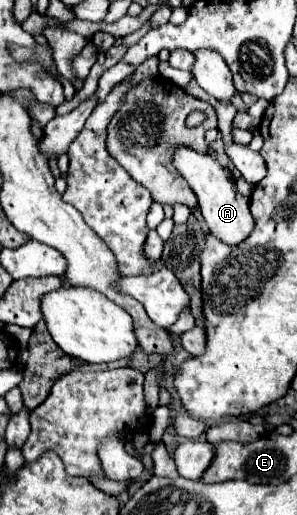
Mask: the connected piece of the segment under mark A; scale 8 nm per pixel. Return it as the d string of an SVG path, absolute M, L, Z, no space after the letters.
M176 146L172 152L172 164L180 172L180 176L190 184L194 194L198 196L198 208L200 208L210 232L216 234L216 238L220 238L222 242L228 242L228 244L236 244L236 242L242 242L252 232L254 222L252 222L252 214L248 210L250 200L244 198L242 194L238 194L238 190L234 186L234 176L230 174L230 170L222 168L212 154L208 154L208 152L200 154L200 152L192 150L190 146Z

